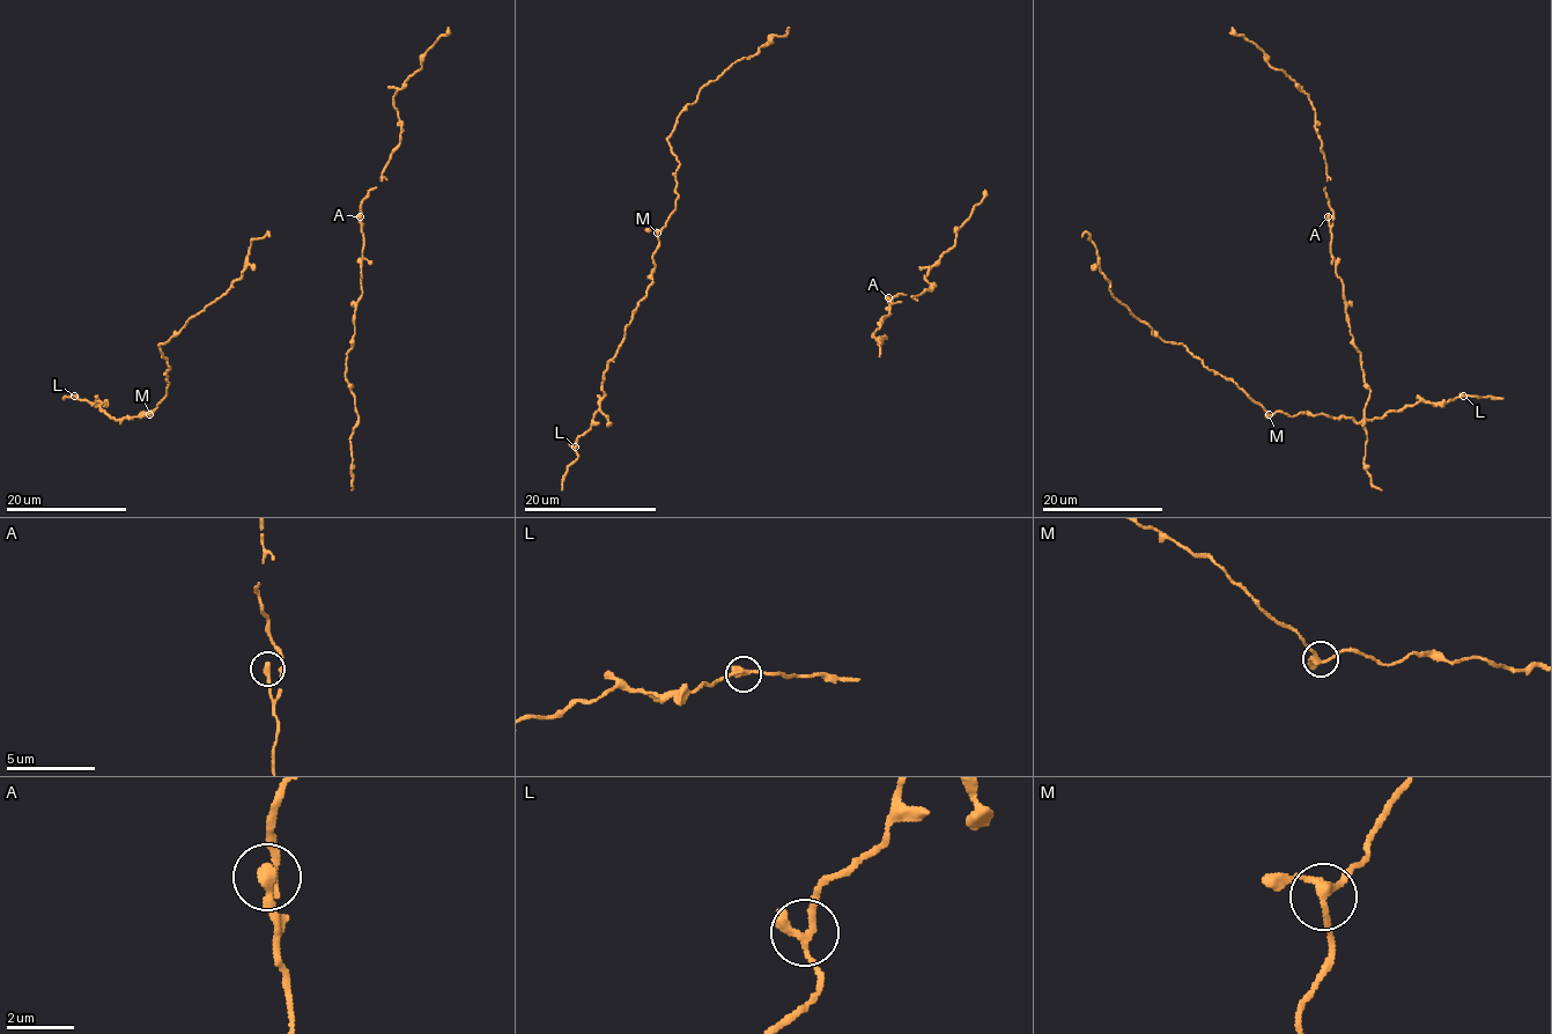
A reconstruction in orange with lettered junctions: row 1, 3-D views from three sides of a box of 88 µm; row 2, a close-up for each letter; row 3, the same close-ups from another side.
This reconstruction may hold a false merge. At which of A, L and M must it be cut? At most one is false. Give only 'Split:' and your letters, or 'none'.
Split: none

